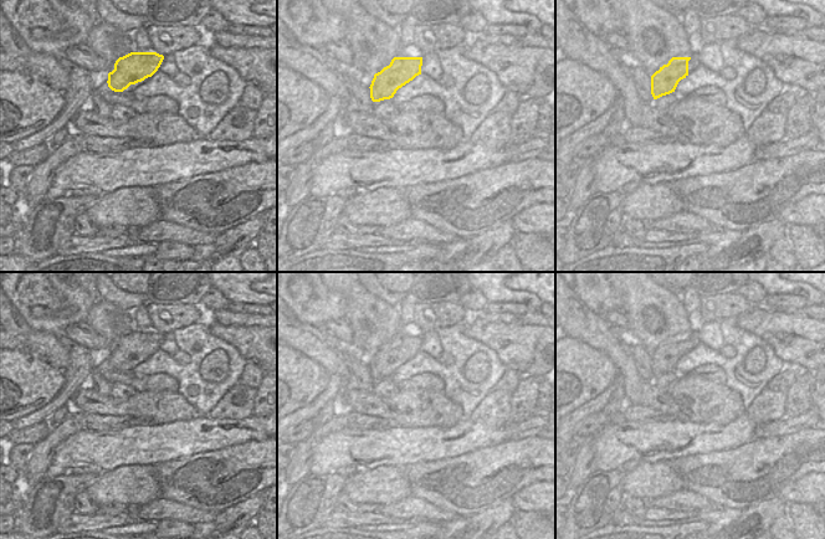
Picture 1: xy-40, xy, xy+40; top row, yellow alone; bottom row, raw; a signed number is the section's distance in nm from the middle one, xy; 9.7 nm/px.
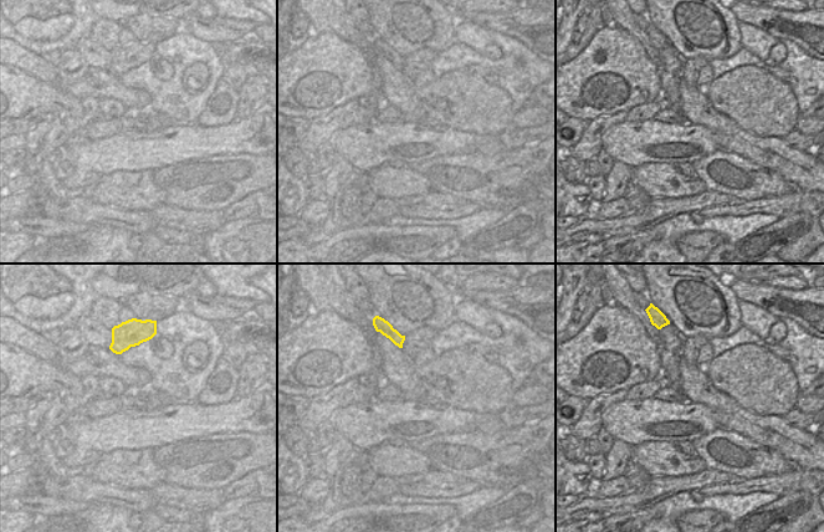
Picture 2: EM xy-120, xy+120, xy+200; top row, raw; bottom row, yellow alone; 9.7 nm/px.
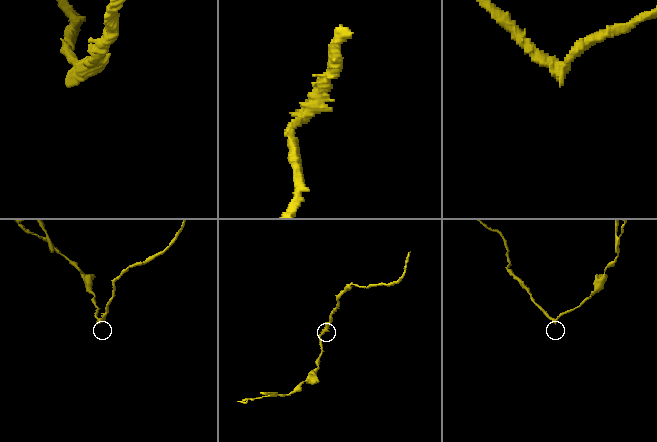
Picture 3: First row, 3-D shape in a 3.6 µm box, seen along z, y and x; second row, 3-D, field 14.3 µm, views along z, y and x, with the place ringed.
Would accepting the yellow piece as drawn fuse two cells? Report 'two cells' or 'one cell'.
two cells

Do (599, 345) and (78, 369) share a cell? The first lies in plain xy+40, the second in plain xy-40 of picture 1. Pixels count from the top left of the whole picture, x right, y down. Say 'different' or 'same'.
different

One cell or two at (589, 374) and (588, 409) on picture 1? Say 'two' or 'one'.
two

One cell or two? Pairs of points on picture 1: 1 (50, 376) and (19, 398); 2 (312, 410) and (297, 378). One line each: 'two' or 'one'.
1: one
2: two

